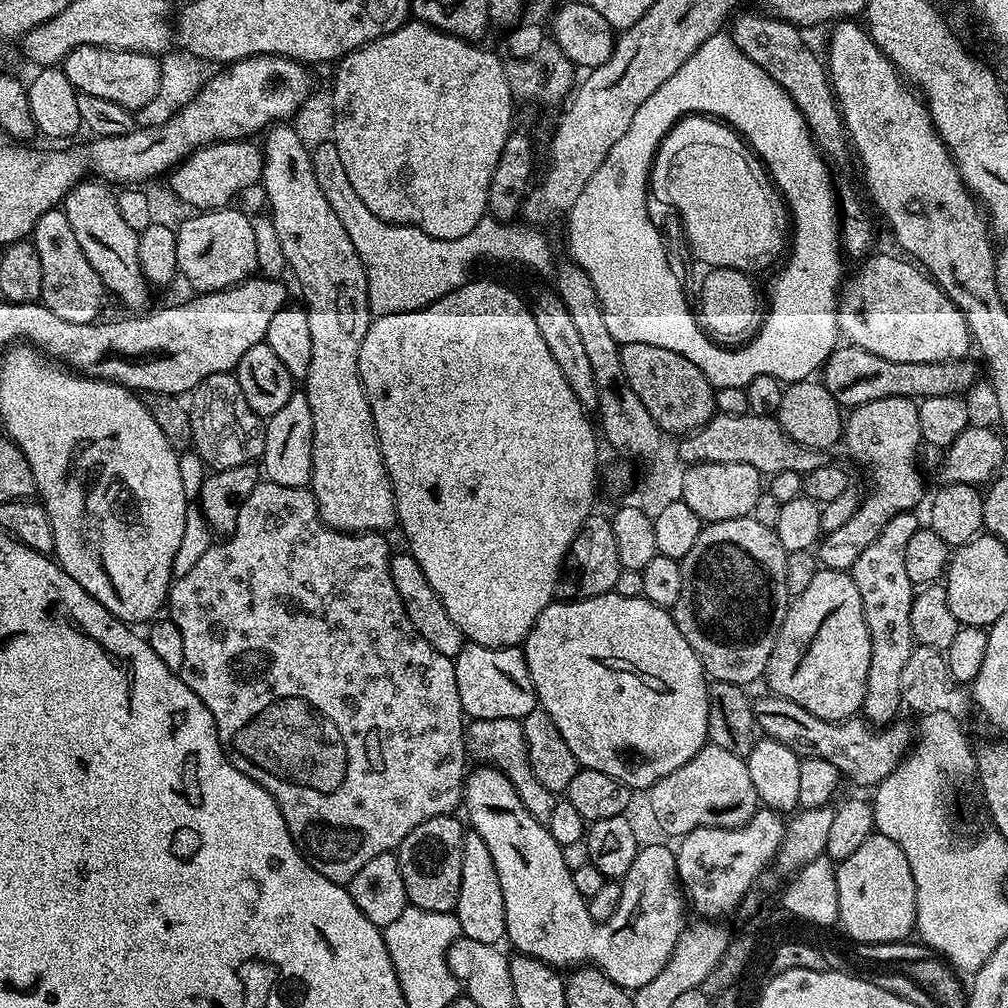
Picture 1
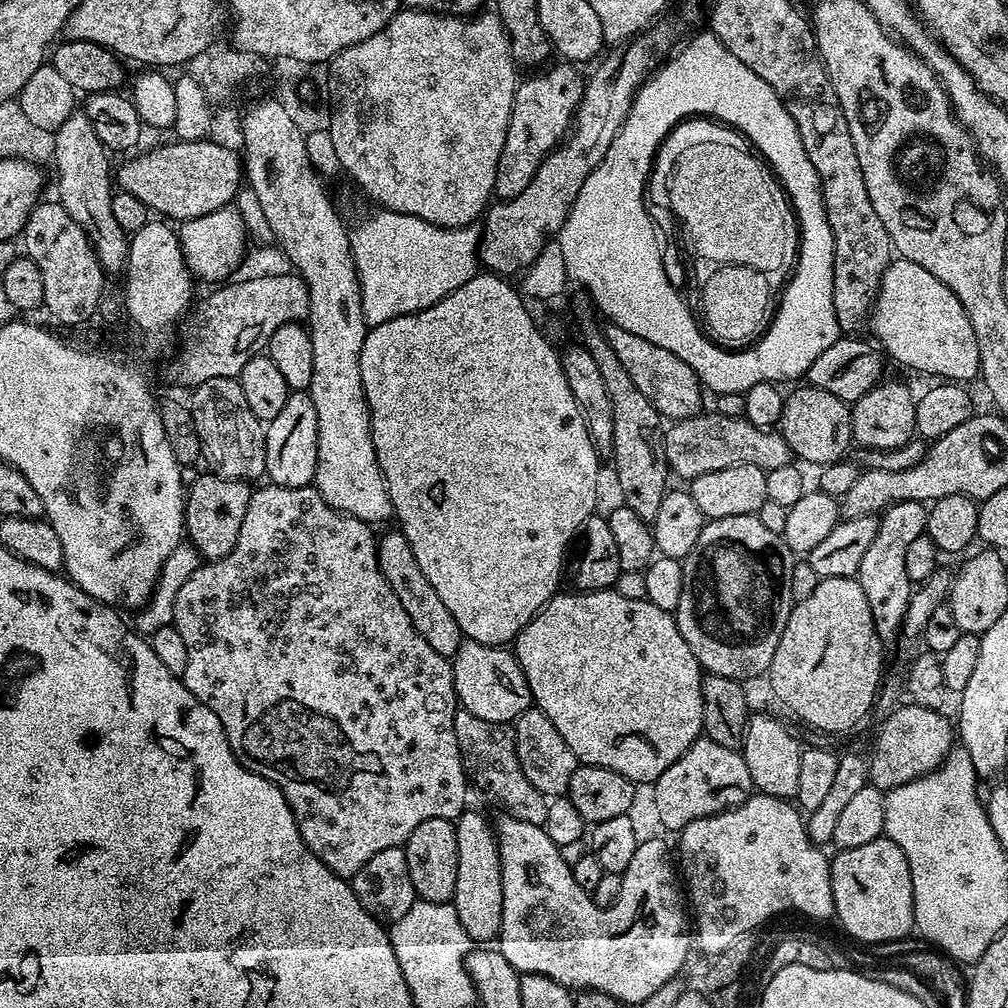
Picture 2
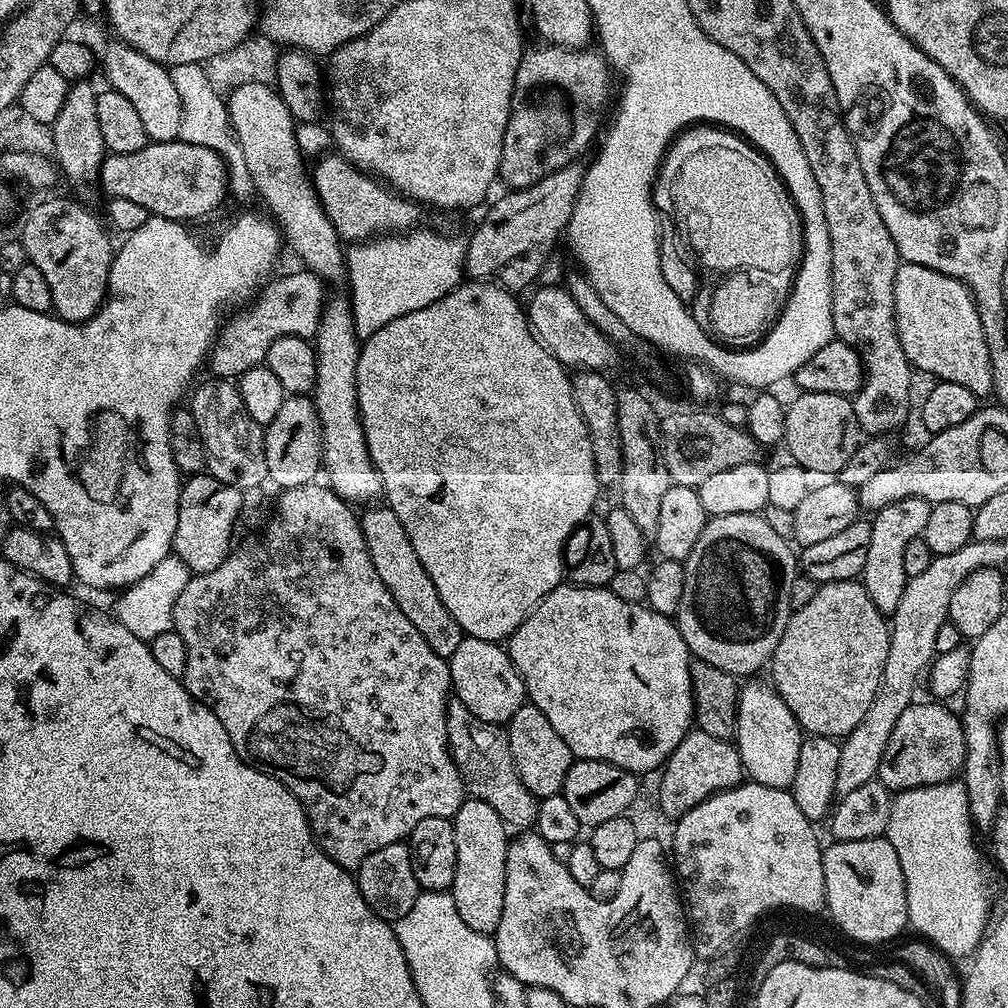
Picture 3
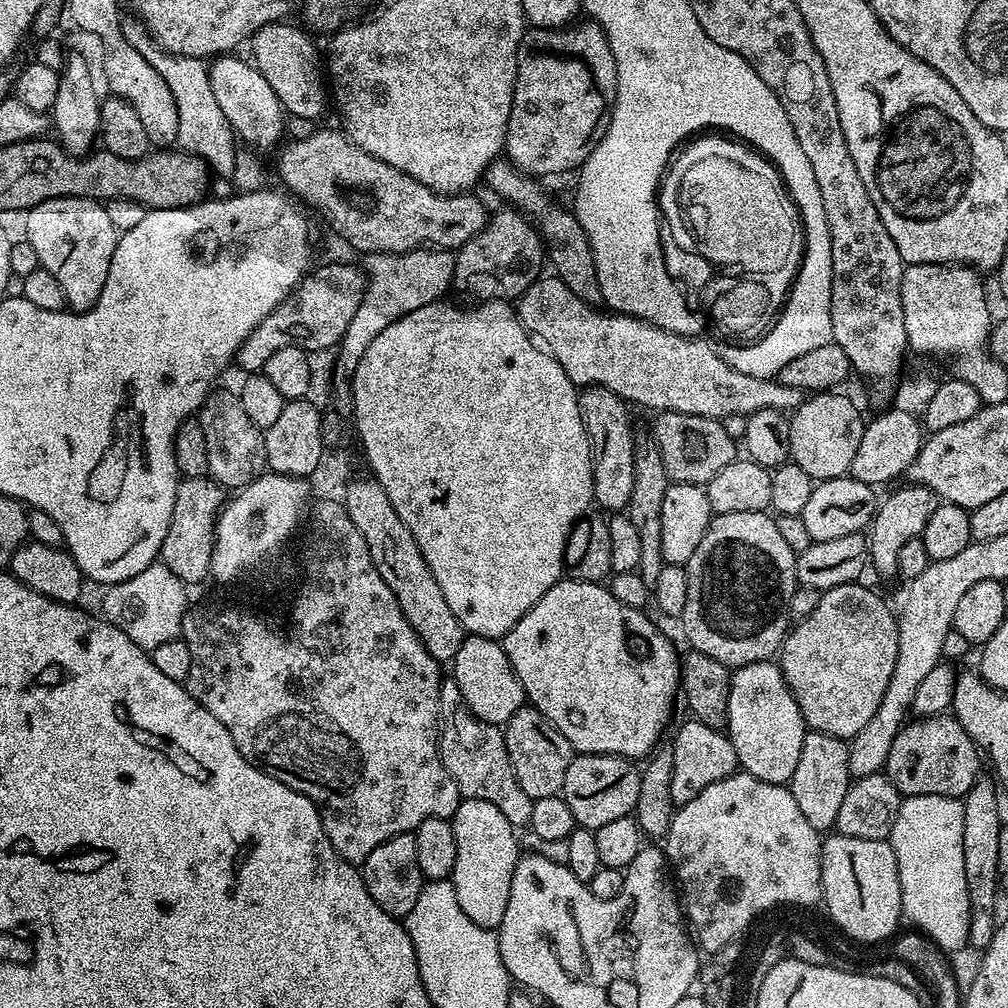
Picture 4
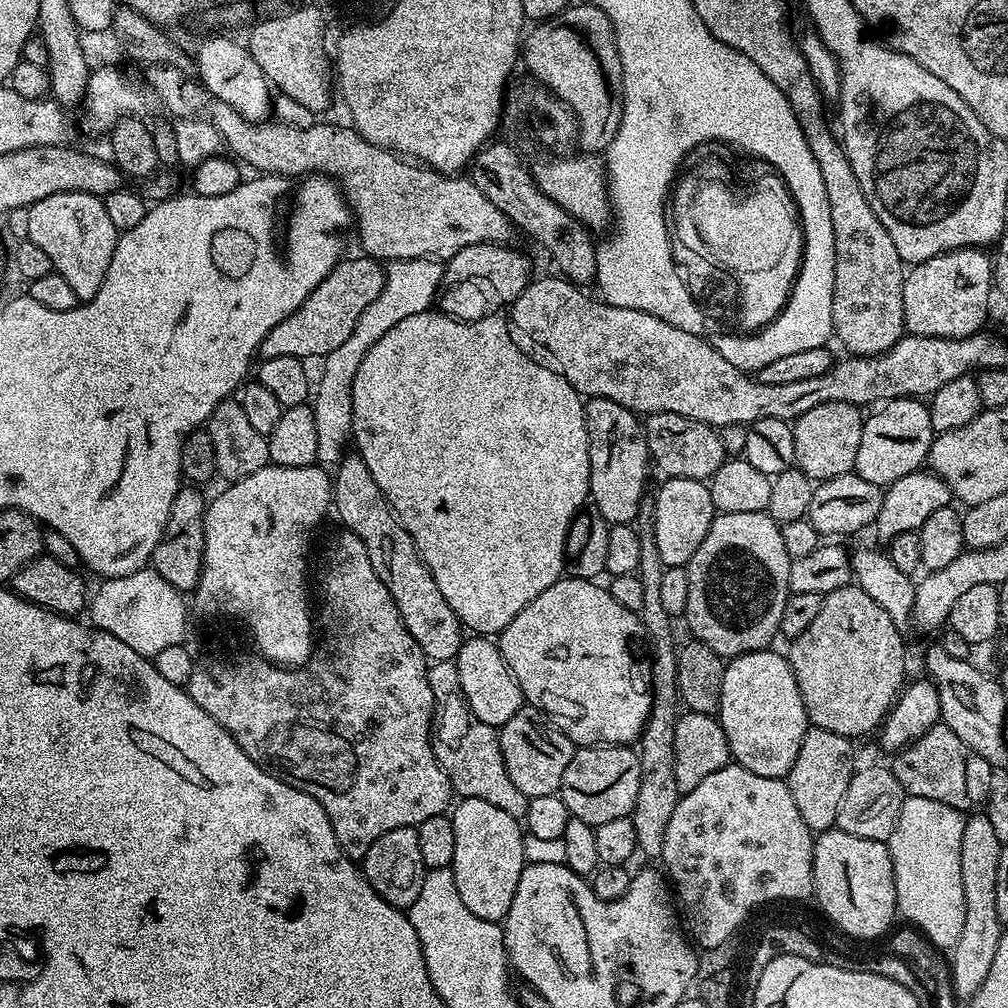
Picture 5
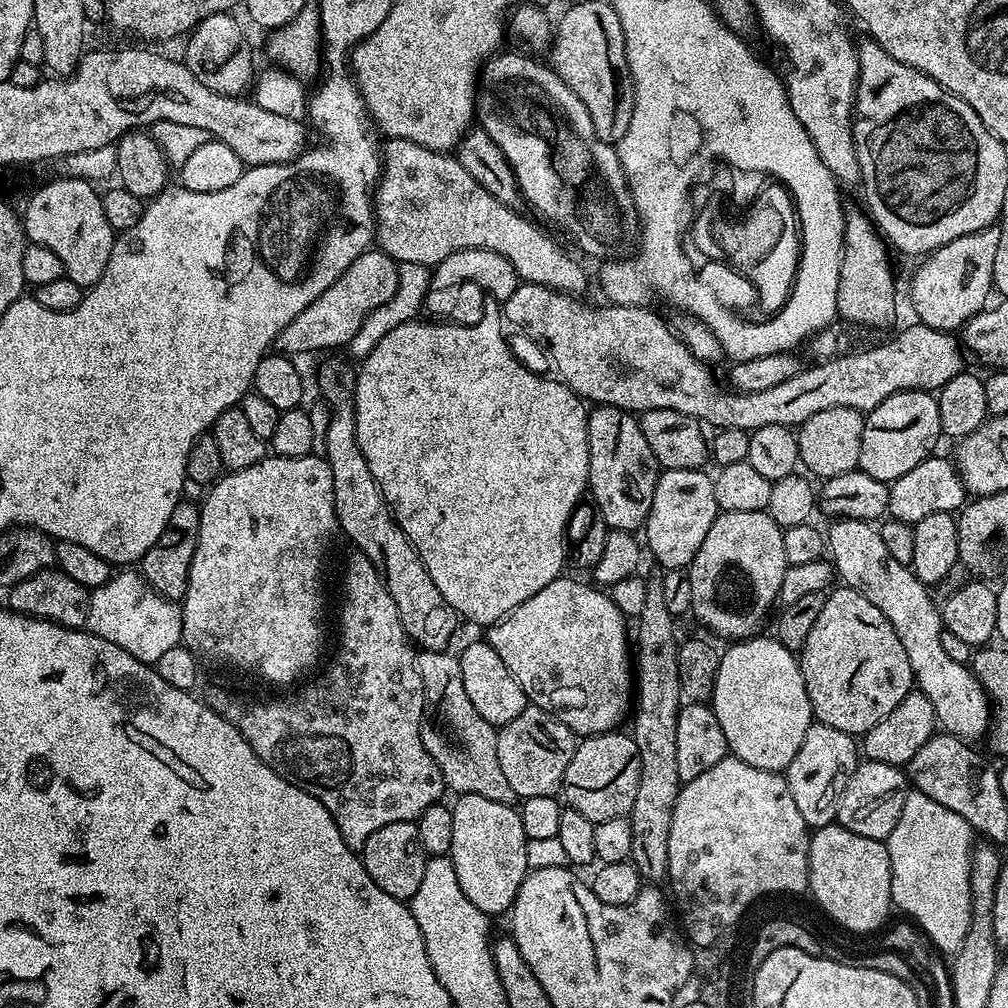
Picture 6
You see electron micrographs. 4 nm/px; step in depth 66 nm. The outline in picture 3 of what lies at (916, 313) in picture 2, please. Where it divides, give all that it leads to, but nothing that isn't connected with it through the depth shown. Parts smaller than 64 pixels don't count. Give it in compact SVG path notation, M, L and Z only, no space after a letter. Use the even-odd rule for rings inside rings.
M901 263L894 278L894 310L896 336L917 373L929 372L937 381L958 382L978 398L992 392L990 350L968 285L921 264Z

